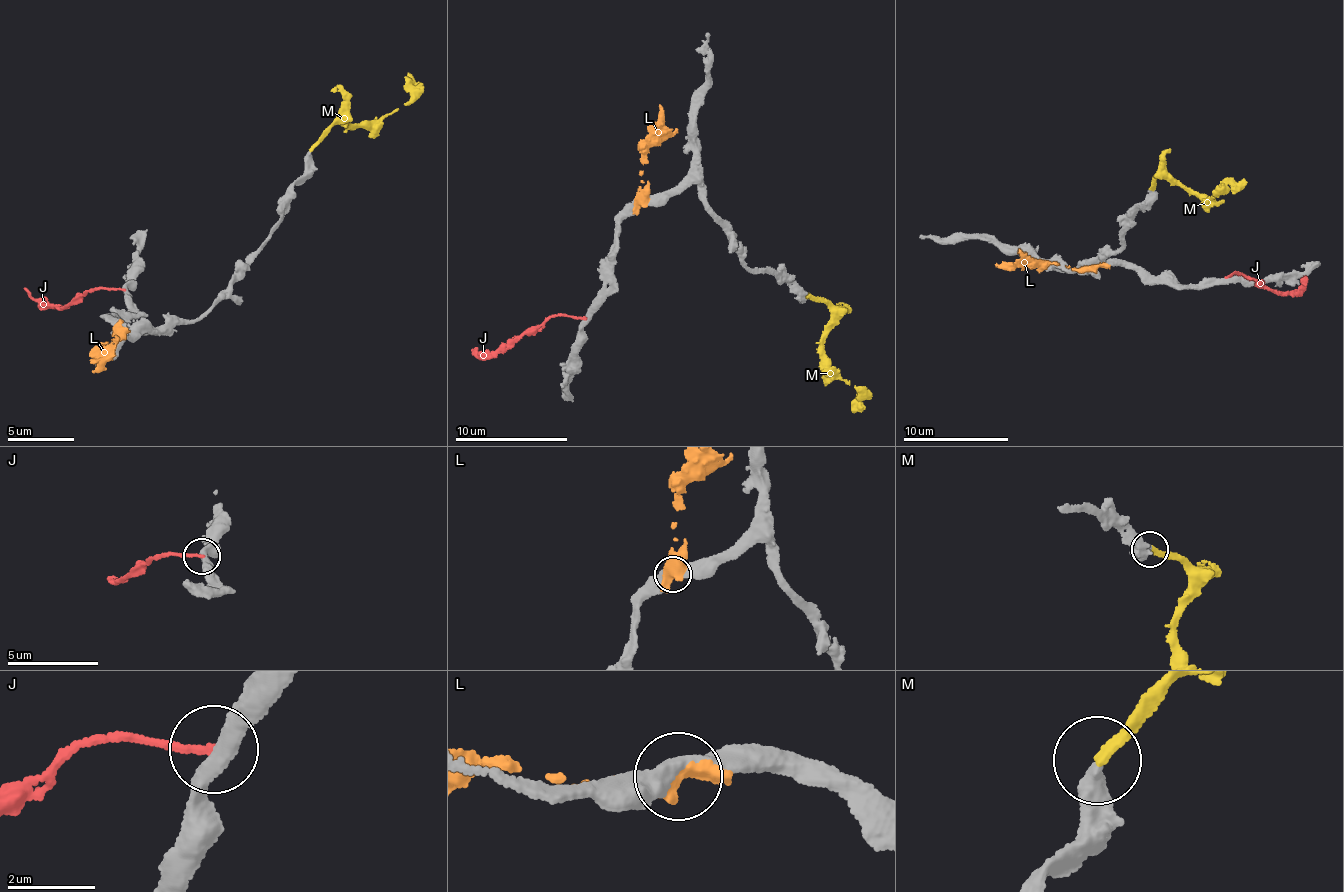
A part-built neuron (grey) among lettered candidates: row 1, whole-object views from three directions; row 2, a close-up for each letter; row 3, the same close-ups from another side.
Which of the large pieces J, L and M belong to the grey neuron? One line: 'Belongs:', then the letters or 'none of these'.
Belongs: M

